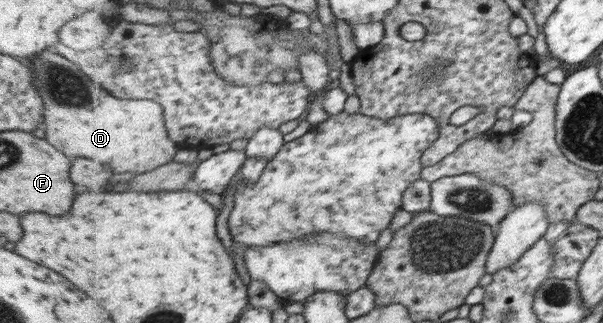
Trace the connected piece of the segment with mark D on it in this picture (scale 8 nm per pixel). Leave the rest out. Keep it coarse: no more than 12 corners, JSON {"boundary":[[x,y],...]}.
{"boundary":[[79,50],[19,59],[65,156],[149,172],[183,146],[163,105],[89,86]]}

